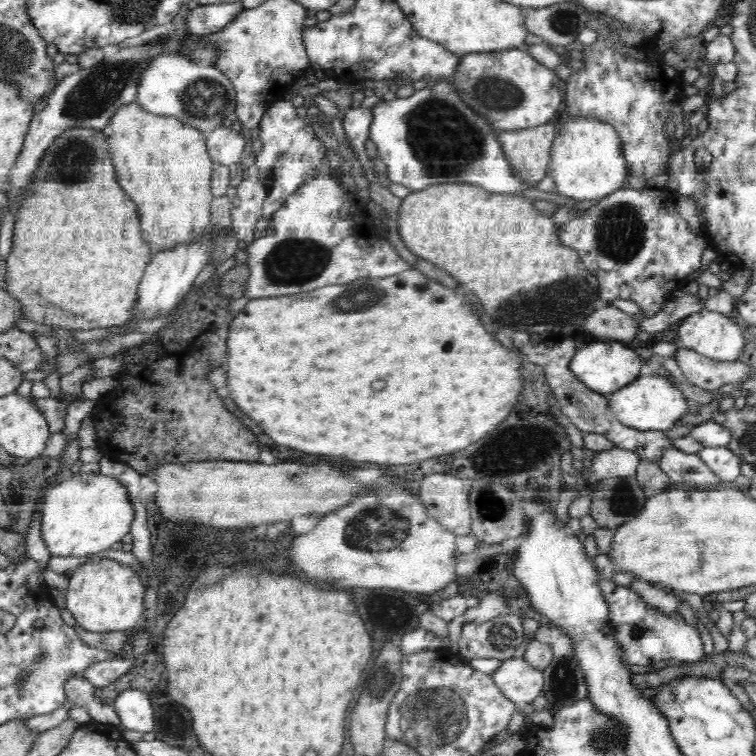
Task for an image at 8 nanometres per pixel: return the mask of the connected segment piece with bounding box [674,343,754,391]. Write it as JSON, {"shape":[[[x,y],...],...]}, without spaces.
{"shape":[[[678,343],[674,360],[690,384],[707,391],[715,391],[728,382],[734,382],[734,386],[739,386],[746,378],[754,377],[750,376],[750,368],[746,363],[710,359],[682,343]]]}

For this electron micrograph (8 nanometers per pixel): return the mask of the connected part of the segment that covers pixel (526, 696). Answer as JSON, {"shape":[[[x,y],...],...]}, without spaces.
{"shape":[[[523,657],[502,661],[500,668],[490,674],[497,688],[516,706],[532,703],[544,687],[543,671],[534,668]]]}

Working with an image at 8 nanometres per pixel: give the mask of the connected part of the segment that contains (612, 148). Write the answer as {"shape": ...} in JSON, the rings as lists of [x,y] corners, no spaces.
{"shape":[[[578,117],[563,124],[552,144],[549,176],[554,180],[554,190],[560,196],[583,200],[598,200],[626,186],[629,168],[624,156],[620,134],[612,124],[600,118]]]}

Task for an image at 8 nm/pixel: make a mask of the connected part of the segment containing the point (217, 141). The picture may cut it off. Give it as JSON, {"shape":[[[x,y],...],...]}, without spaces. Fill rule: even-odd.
{"shape":[[[224,125],[207,133],[205,140],[213,164],[226,166],[241,161],[247,154],[250,144],[250,140],[247,140],[241,132],[235,132]]]}

